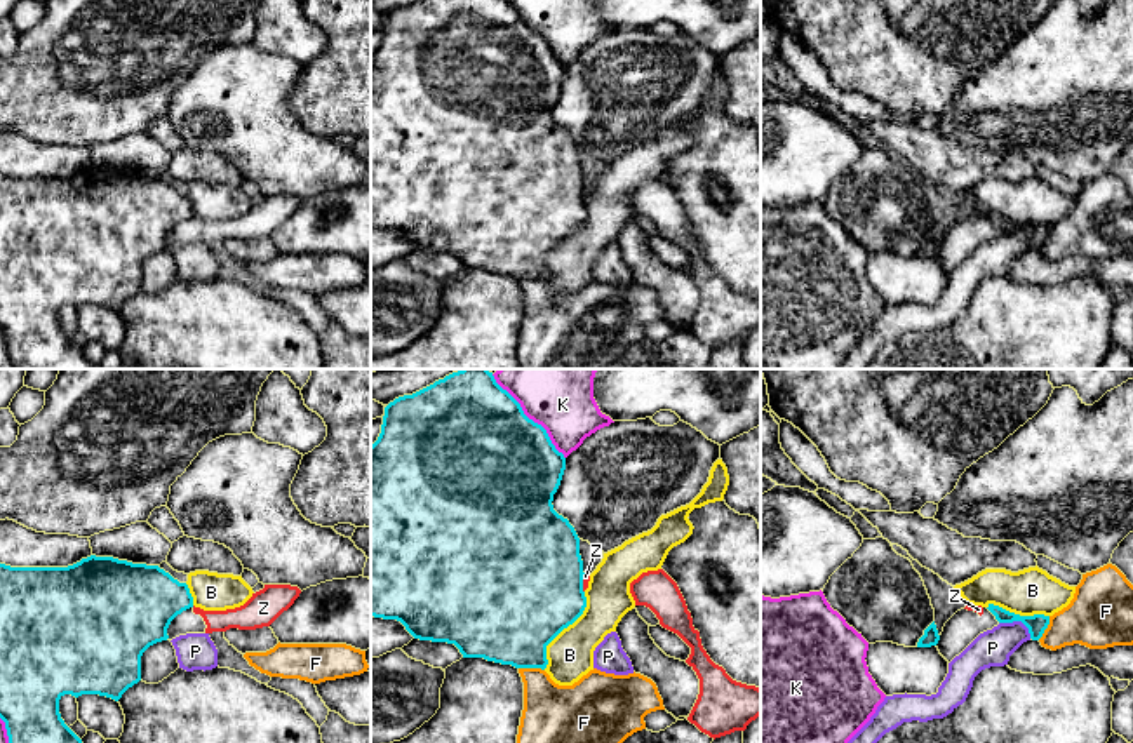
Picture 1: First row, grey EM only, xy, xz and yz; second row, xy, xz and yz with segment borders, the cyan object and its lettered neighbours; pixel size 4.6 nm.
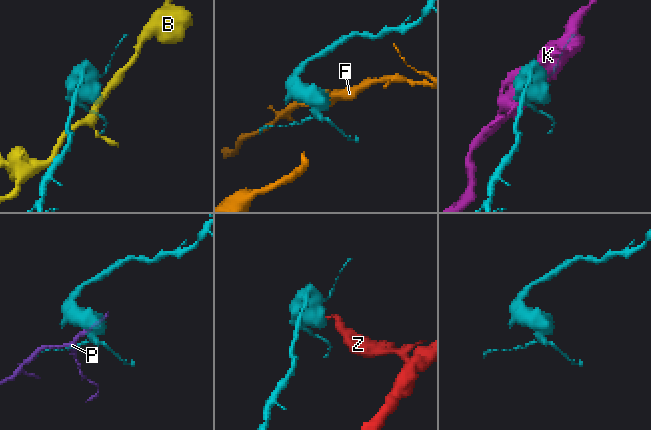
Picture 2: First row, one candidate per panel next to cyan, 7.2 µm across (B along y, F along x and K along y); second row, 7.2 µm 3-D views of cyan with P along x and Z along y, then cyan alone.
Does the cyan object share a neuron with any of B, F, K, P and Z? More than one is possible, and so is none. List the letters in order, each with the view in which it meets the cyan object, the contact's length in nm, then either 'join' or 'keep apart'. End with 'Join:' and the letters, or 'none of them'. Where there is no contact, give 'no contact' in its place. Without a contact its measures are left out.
B: xz | 400 nm | keep apart
F: xz | 120 nm | keep apart
K: xz | 500 nm | keep apart
P: yz | 170 nm | keep apart
Z: xz | 100 nm | keep apart
Join: none of them

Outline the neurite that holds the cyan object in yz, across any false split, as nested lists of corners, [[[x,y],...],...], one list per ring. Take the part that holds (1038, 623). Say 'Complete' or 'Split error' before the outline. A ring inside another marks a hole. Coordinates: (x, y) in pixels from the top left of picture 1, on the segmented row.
Complete. [[[989,604],[987,609],[996,616],[999,623],[1022,621],[1029,628],[1032,640],[1039,640],[1049,625],[1049,616],[1044,614],[1020,616],[994,604]]]

